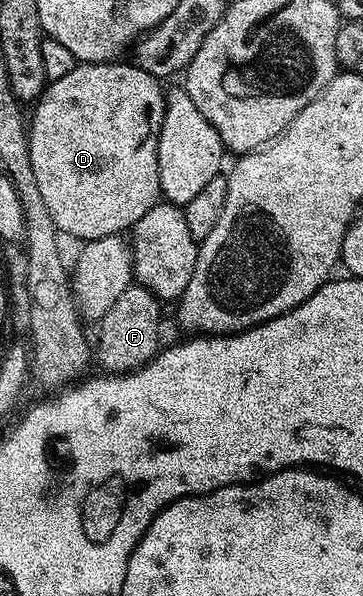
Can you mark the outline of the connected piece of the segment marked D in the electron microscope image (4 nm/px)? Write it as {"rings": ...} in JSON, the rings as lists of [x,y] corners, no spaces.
{"rings":[[[134,62],[123,63],[76,63],[75,68],[69,70],[69,74],[65,74],[62,78],[57,78],[48,83],[47,87],[43,89],[42,96],[34,101],[33,108],[35,108],[35,113],[32,114],[31,112],[29,116],[29,159],[33,164],[34,177],[37,178],[38,189],[41,190],[41,197],[45,202],[45,210],[49,210],[49,218],[53,218],[56,229],[64,237],[72,236],[73,239],[79,240],[78,242],[126,233],[135,227],[135,223],[138,220],[145,218],[145,214],[149,209],[160,203],[161,200],[159,175],[157,174],[157,142],[159,141],[163,115],[167,109],[165,88],[159,85],[162,84],[160,77],[141,70]]]}

